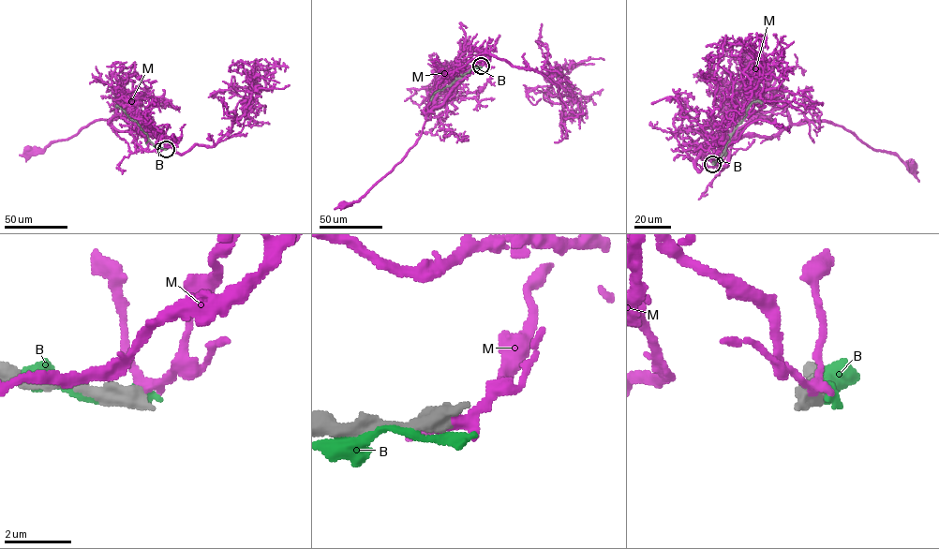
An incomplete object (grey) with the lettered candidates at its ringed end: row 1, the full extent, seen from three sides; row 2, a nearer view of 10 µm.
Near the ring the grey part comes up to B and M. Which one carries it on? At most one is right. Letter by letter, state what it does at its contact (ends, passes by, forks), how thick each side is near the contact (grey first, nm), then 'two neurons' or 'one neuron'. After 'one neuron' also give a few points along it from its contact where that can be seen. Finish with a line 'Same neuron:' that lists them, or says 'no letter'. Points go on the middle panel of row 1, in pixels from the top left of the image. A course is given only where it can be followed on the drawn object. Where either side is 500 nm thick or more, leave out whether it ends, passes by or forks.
B: it passes by | 300/240 nm | two neurons
M: 550/280 nm | two neurons
Same neuron: no letter

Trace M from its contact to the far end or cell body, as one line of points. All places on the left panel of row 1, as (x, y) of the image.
M: (165, 149), (169, 140), (162, 130), (119, 131), (101, 119), (43, 149), (28, 149)

